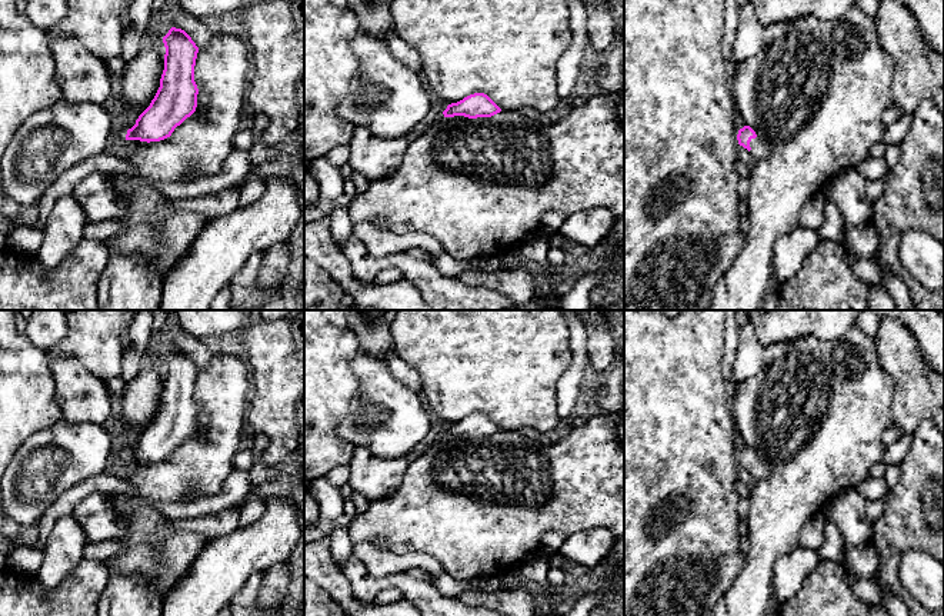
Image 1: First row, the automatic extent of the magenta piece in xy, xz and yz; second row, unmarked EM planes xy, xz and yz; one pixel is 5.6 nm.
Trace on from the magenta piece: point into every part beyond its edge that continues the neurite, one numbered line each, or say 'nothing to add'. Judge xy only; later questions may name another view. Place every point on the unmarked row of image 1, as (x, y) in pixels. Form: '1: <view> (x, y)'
nothing to add

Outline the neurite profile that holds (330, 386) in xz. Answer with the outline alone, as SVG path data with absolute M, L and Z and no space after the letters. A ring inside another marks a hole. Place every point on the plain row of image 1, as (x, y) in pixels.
M304 310L304 489L331 469L350 465L356 450L338 436L338 424L360 394L360 382L350 369L357 337L348 327L346 312Z

